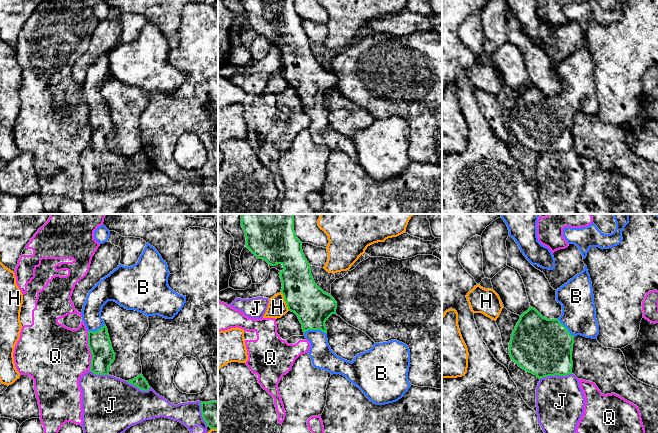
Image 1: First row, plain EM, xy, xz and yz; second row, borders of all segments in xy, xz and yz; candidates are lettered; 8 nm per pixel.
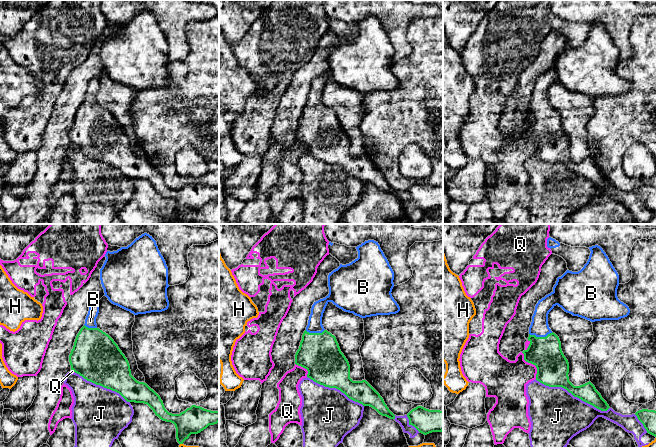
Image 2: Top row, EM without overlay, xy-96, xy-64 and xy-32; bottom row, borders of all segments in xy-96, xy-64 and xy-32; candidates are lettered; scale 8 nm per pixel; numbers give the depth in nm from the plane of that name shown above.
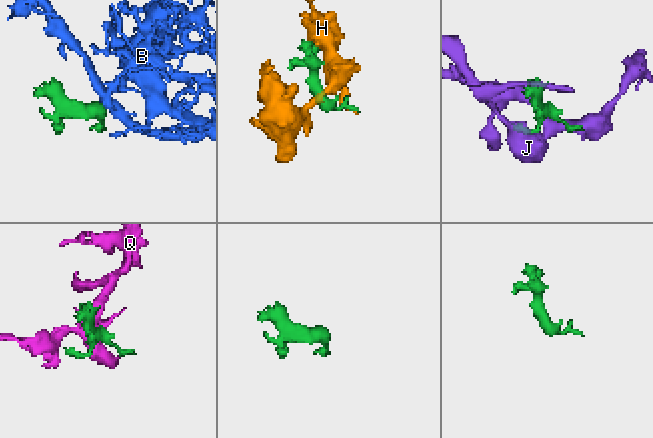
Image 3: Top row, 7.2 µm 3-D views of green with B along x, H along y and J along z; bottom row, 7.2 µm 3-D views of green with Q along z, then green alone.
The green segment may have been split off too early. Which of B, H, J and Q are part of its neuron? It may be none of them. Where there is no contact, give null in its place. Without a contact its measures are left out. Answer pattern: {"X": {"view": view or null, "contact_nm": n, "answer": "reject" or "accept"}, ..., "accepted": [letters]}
{"B": {"view": "xz", "contact_nm": 180, "answer": "accept"}, "H": {"view": "xz", "contact_nm": 170, "answer": "reject"}, "J": {"view": "yz", "contact_nm": 260, "answer": "reject"}, "Q": {"view": "xy", "contact_nm": 320, "answer": "reject"}, "accepted": ["B"]}

